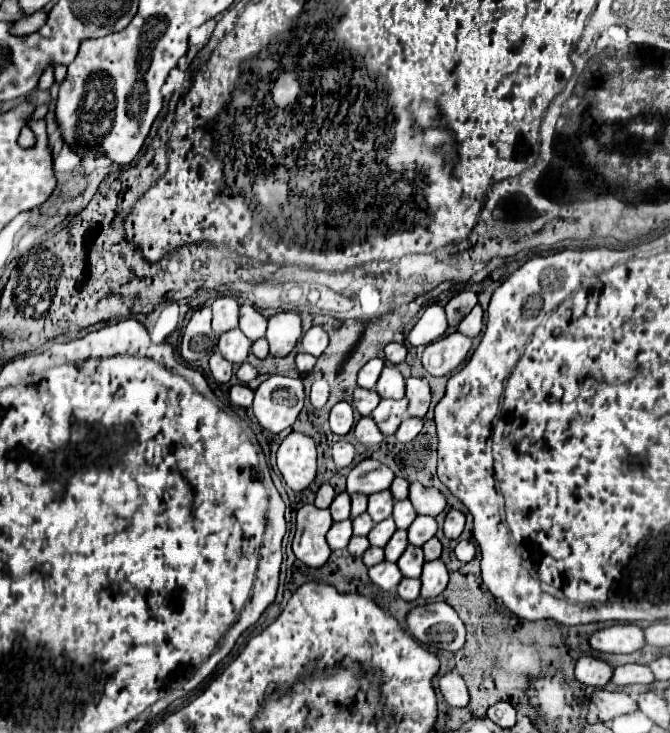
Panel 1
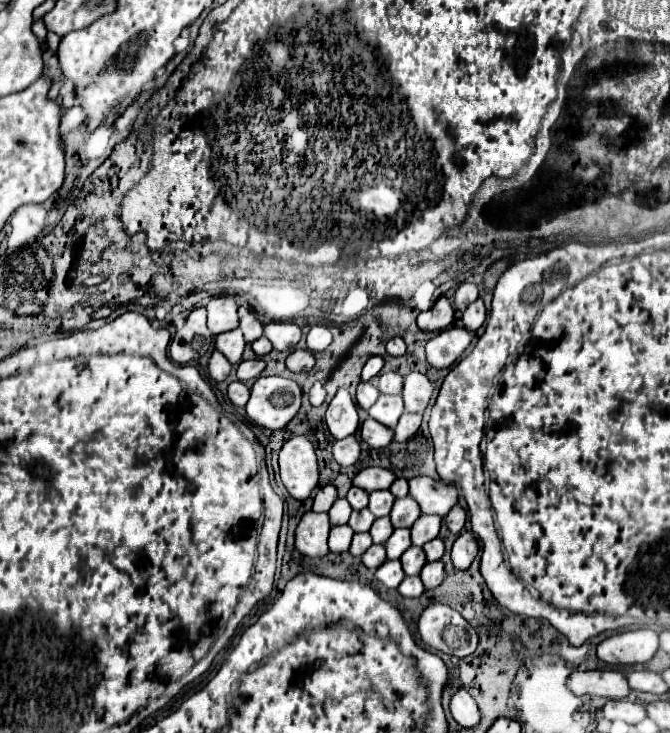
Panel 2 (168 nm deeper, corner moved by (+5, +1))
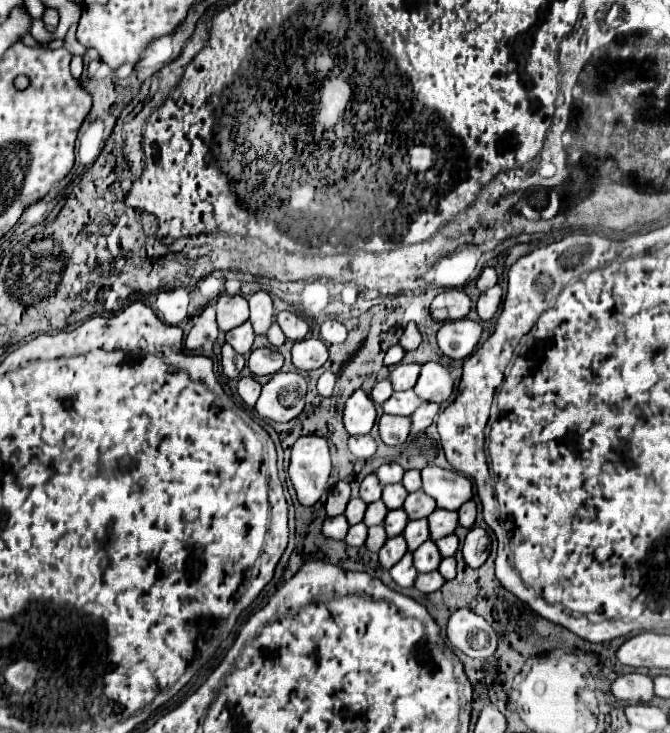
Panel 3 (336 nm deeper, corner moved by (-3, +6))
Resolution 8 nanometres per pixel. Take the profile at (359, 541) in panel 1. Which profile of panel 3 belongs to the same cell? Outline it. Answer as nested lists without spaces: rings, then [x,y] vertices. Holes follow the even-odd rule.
[[[381,524],[379,526],[371,526],[369,534],[367,534],[367,540],[365,540],[365,548],[369,552],[379,552],[379,548],[385,544],[385,540],[387,540],[385,528]]]

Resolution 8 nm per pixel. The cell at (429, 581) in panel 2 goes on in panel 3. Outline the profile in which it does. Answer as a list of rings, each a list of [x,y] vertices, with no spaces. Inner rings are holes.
[[[443,558],[437,570],[445,580],[453,580],[455,578],[455,558]]]

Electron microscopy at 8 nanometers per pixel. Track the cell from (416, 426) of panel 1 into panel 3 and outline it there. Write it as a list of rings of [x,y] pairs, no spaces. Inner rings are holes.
[[[421,404],[413,414],[411,414],[411,434],[419,434],[423,432],[427,426],[433,424],[435,416],[439,412],[439,406],[435,404]]]

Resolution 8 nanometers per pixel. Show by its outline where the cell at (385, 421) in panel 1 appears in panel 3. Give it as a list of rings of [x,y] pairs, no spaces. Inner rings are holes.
[[[413,390],[393,392],[393,396],[387,402],[383,402],[383,412],[397,414],[397,416],[411,416],[419,404],[421,404],[421,398],[415,396]]]

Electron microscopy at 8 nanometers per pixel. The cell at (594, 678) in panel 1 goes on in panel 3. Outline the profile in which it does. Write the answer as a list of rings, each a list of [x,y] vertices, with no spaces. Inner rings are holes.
[[[631,672],[631,674],[621,674],[613,684],[611,684],[611,694],[617,700],[625,702],[649,702],[653,694],[653,680],[647,674],[641,672]]]

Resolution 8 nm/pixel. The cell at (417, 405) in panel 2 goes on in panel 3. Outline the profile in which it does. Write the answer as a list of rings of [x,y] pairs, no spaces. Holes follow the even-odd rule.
[[[427,362],[421,366],[421,374],[419,374],[419,380],[417,380],[413,392],[423,402],[445,404],[453,392],[453,378],[441,364]]]

